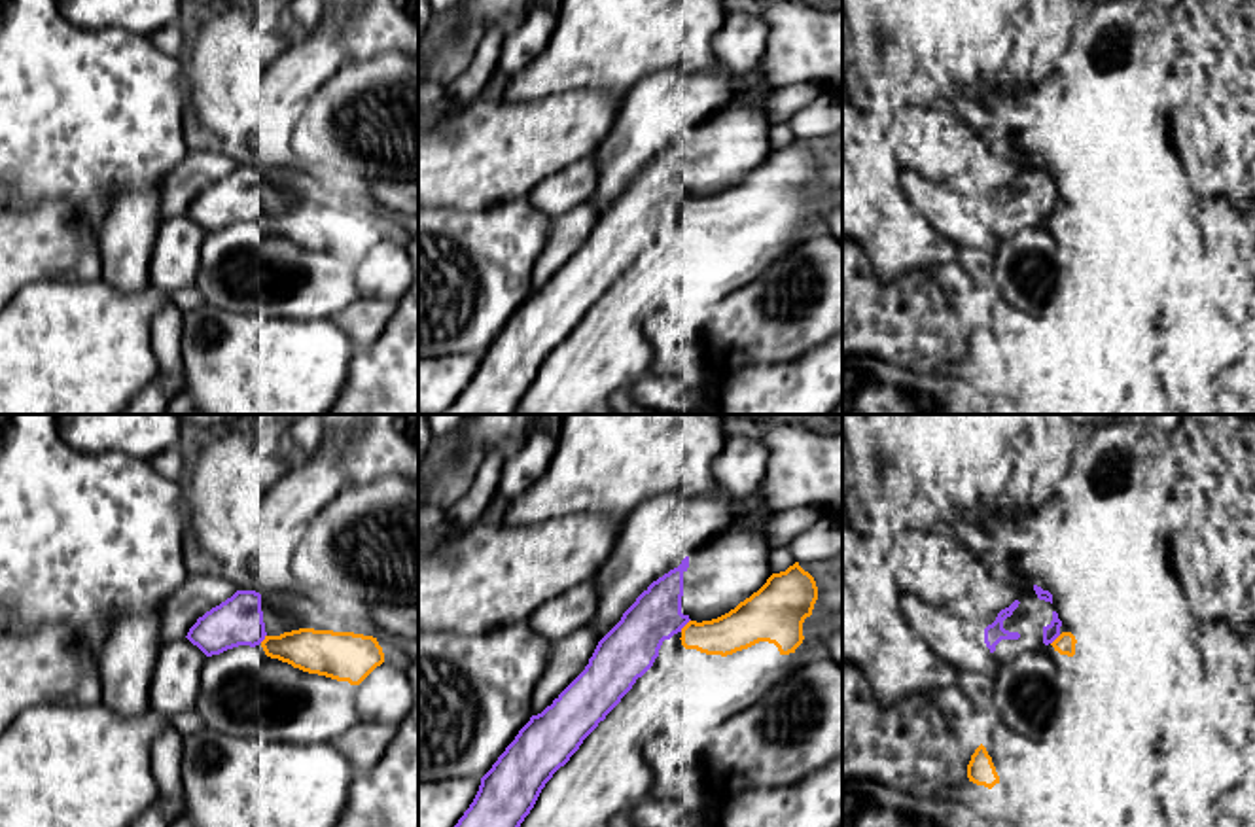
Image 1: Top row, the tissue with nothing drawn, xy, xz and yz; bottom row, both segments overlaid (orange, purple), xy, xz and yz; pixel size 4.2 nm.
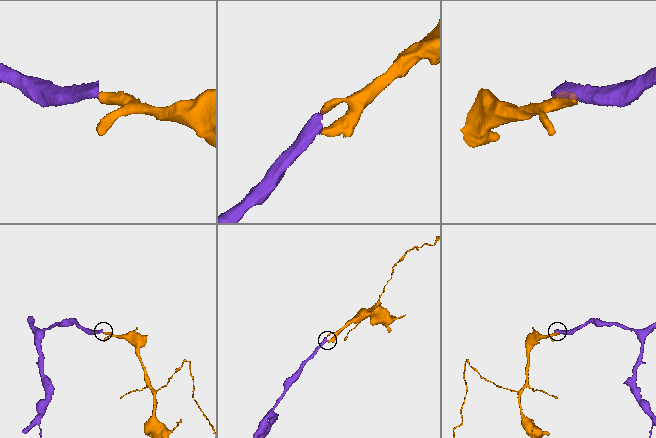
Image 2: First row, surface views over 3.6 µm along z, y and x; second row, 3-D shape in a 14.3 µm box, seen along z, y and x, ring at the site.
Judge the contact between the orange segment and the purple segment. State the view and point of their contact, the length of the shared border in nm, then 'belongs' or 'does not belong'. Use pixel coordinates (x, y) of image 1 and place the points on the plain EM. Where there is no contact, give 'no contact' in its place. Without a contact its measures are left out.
contact xz (686, 201); length 70 nm; does not belong

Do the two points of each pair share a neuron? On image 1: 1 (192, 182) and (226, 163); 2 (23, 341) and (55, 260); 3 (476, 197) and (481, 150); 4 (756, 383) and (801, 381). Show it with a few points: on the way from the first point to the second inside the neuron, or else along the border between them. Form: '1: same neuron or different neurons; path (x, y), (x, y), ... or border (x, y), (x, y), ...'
1: same neuron; path (199, 175), (207, 167), (218, 165)
2: different neurons; border (93, 279), (33, 281), (19, 290)
3: same neuron; path (476, 186), (476, 161)
4: same neuron; path (767, 383), (790, 383)

